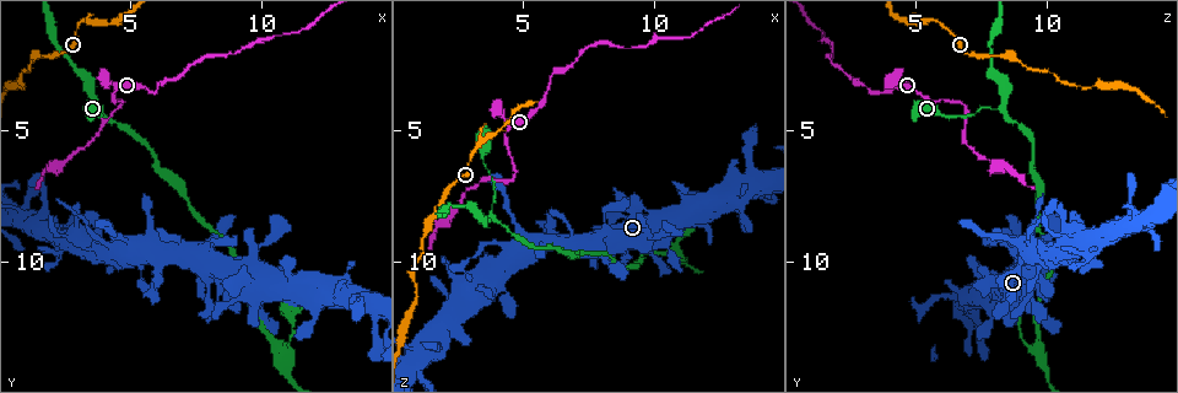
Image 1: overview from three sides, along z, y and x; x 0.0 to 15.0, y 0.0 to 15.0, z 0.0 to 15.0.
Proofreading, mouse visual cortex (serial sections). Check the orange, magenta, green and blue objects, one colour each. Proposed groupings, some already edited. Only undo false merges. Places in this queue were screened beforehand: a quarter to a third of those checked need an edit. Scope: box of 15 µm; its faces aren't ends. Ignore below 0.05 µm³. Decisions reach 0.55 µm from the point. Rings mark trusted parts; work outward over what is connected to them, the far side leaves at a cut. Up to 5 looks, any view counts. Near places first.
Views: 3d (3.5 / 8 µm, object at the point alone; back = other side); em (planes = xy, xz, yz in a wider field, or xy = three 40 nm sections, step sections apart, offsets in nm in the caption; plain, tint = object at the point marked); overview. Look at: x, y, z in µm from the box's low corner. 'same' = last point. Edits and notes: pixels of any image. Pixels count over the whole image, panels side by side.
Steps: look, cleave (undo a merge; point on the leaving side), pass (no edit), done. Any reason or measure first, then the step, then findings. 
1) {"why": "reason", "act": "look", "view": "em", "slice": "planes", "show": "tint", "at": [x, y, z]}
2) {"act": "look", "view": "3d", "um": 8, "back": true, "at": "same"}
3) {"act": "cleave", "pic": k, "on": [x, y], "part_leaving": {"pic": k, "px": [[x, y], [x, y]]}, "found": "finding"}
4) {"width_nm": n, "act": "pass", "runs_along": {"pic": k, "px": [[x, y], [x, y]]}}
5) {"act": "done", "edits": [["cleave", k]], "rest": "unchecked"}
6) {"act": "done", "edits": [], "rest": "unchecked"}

{"why": "branch point", "act": "look", "view": "3d", "um": 3.5, "back": true, "at": [3.8, 4.2, 8.2]}

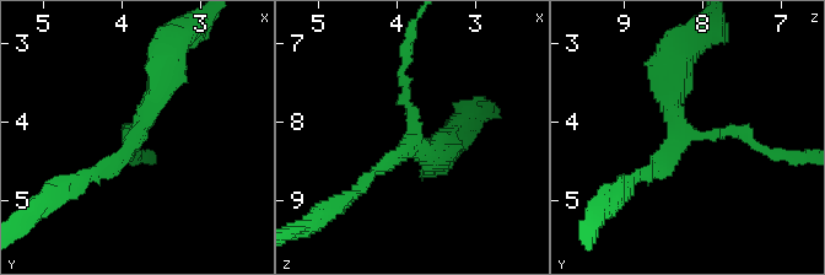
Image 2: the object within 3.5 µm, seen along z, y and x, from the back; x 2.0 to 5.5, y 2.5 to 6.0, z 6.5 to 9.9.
{"act": "pass", "runs_along": {"pic": 2, "px": [[406, 63], [410, 141], [357, 189]]}, "found": "one cell here"}

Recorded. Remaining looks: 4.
{"why": "sharp bend", "act": "look", "view": "3d", "um": 3.5, "at": [4.7, 3.9, 6.6]}

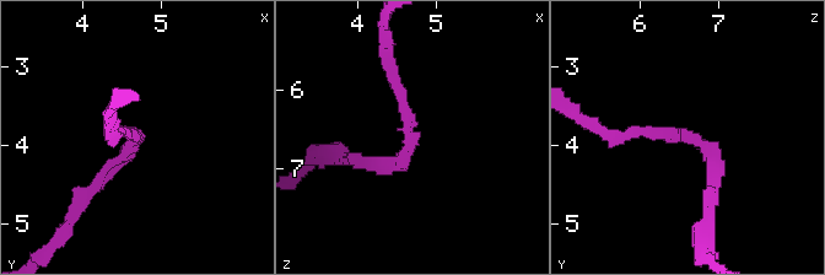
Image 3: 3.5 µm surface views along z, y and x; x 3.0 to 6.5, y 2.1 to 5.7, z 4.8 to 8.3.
{"arm_widths_nm": [150, 150], "act": "look", "view": "em", "slice": "planes", "show": "tint", "at": [4.65, 3.95, 6.65]}

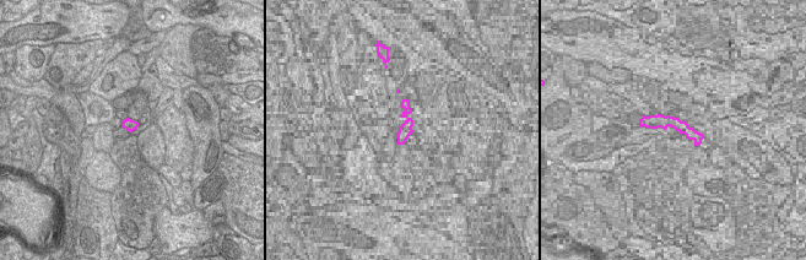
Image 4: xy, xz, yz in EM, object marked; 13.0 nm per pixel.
{"width_nm": 160, "act": "pass", "runs_along": {"pic": 3, "px": [[619, 134], [701, 141], [711, 194]]}, "found": "all the same cell"}

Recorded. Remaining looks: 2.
{"act": "done", "edits": [], "rest": "unchecked"}

